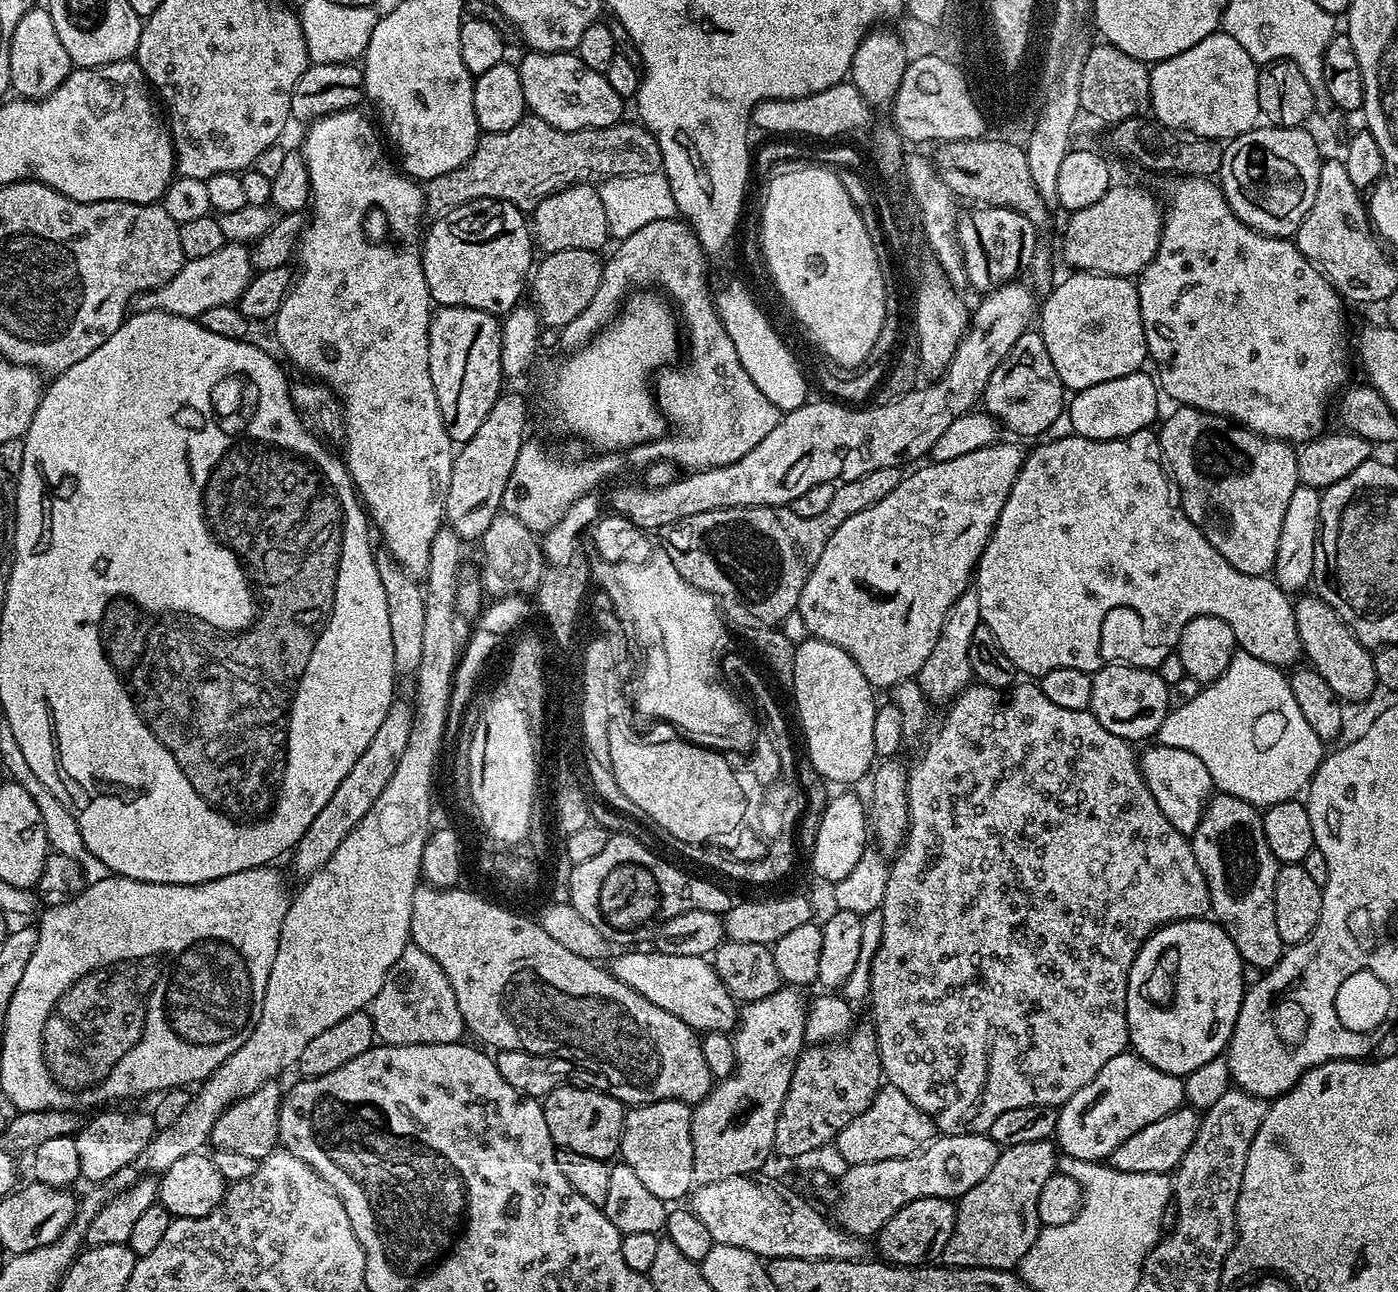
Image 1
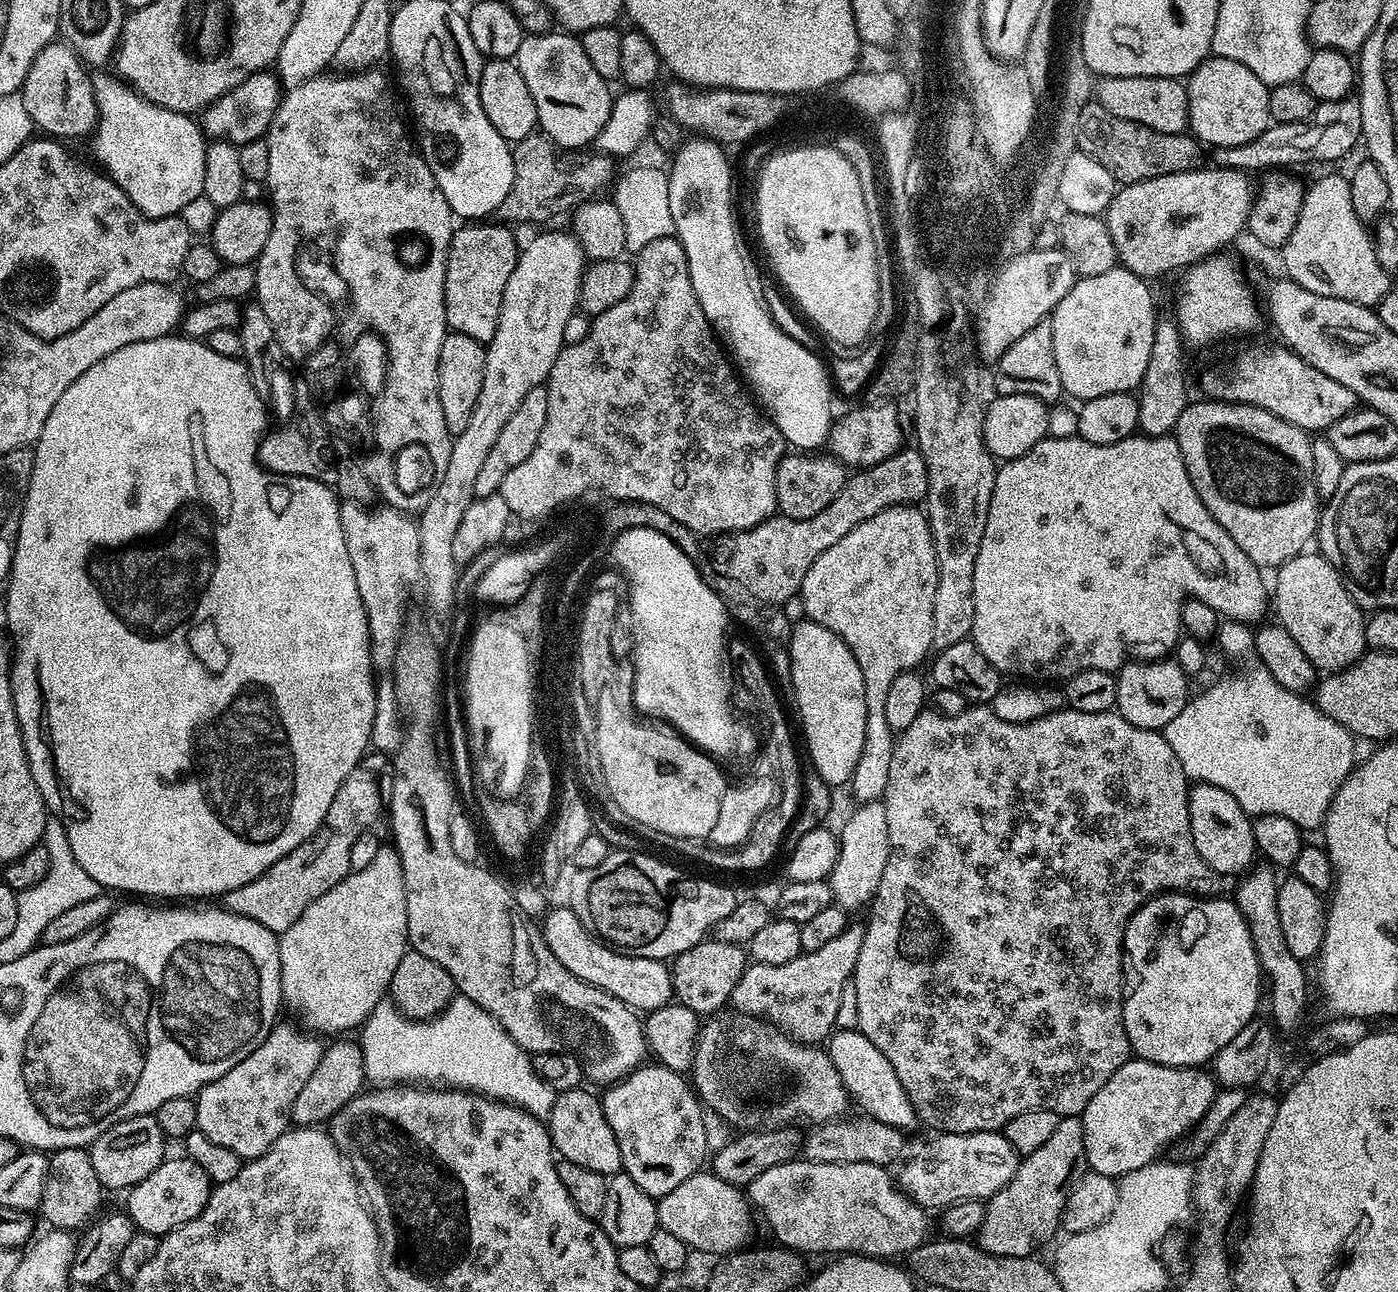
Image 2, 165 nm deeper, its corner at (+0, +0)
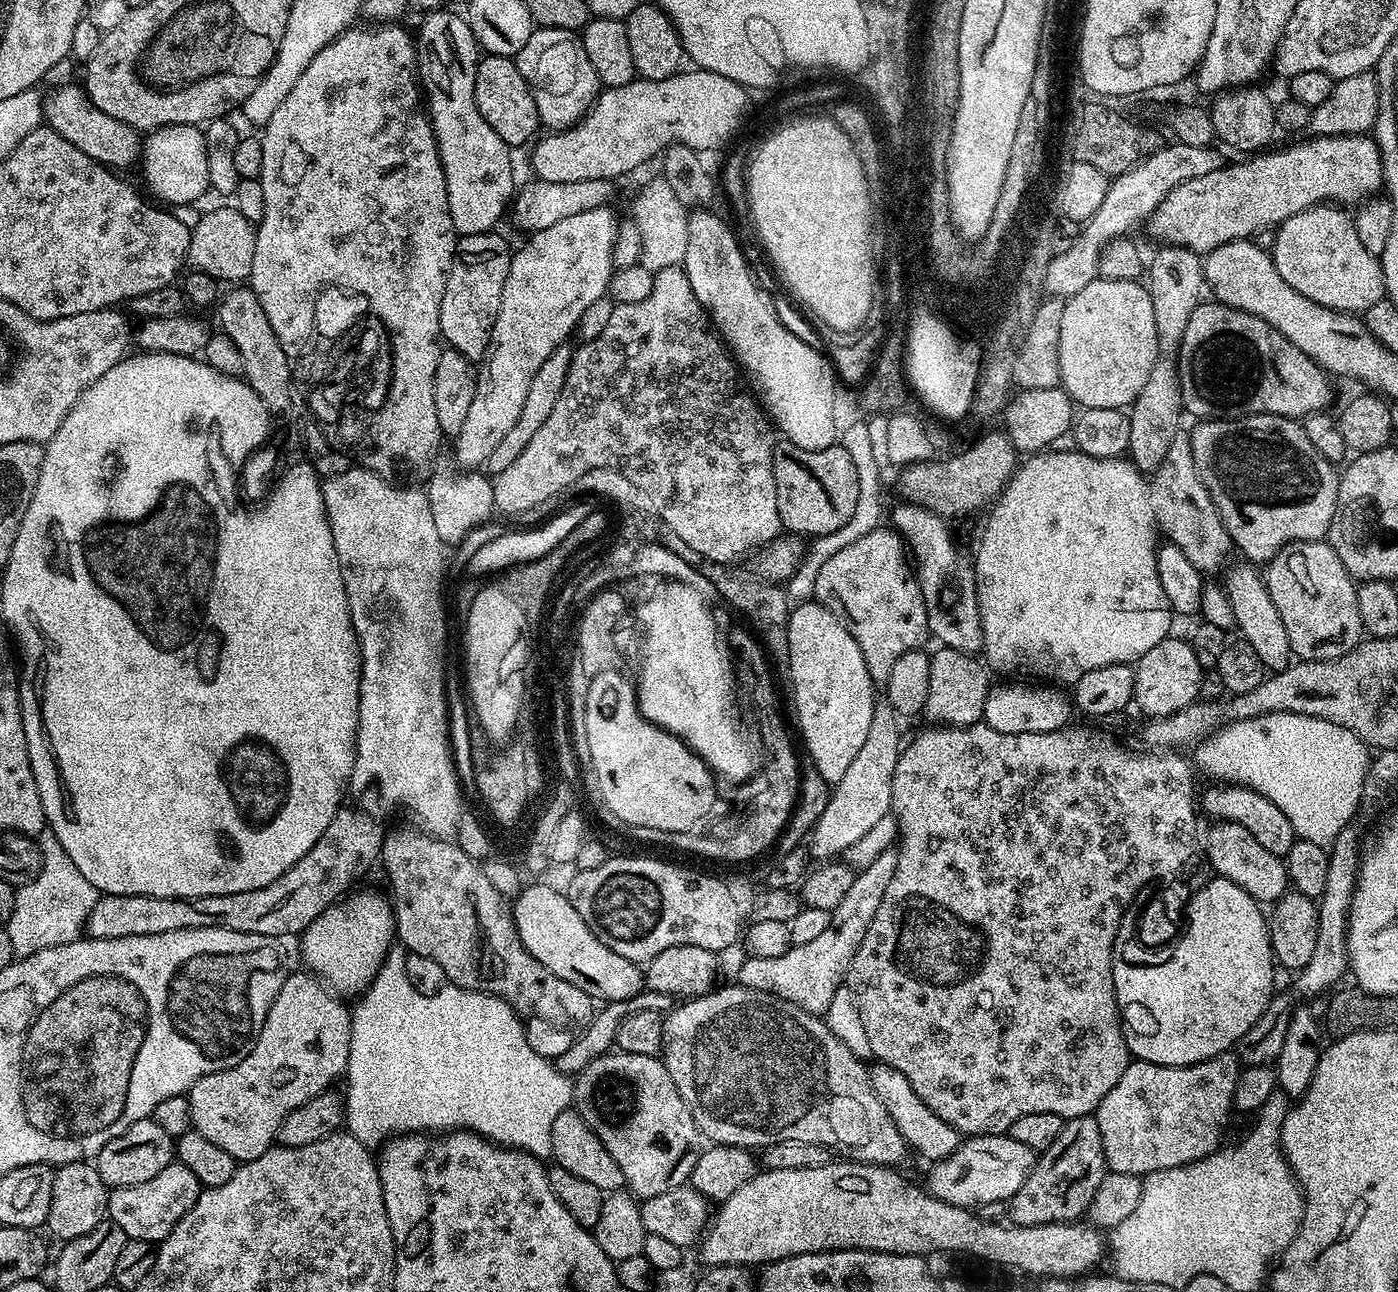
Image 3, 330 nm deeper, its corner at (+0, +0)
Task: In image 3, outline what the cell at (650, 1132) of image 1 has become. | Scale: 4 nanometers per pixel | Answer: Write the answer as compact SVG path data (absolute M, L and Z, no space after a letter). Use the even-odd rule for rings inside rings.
M611 1050L594 1058L575 1077L574 1108L584 1119L586 1126L590 1126L594 1134L598 1134L610 1158L618 1162L625 1185L637 1197L666 1194L666 1190L674 1190L691 1181L692 1171L702 1151L702 1133L686 1102L682 1102L682 1094L678 1094L678 1086L674 1086L674 1078L670 1078L663 1059L619 1050Z

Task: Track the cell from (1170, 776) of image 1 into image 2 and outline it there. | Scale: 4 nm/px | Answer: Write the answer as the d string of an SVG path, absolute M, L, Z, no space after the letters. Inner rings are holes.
M1196 782L1188 789L1188 809L1194 846L1198 846L1198 854L1202 854L1202 862L1206 862L1210 870L1222 878L1236 878L1257 863L1258 849L1252 833L1252 820L1242 806L1238 806L1234 794L1213 784Z

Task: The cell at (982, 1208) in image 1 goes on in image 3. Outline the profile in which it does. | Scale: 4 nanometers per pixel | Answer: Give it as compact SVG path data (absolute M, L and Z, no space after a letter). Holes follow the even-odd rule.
M1095 1115L1075 1116L1073 1120L1065 1123L1062 1134L1058 1134L1058 1139L1046 1151L1039 1153L1032 1173L1028 1175L1023 1186L1012 1195L1010 1201L1011 1223L1022 1226L1042 1226L1043 1224L1066 1224L1079 1221L1087 1213L1094 1196L1098 1194L1098 1188L1102 1186L1105 1175L1106 1161L1102 1130L1098 1128Z

